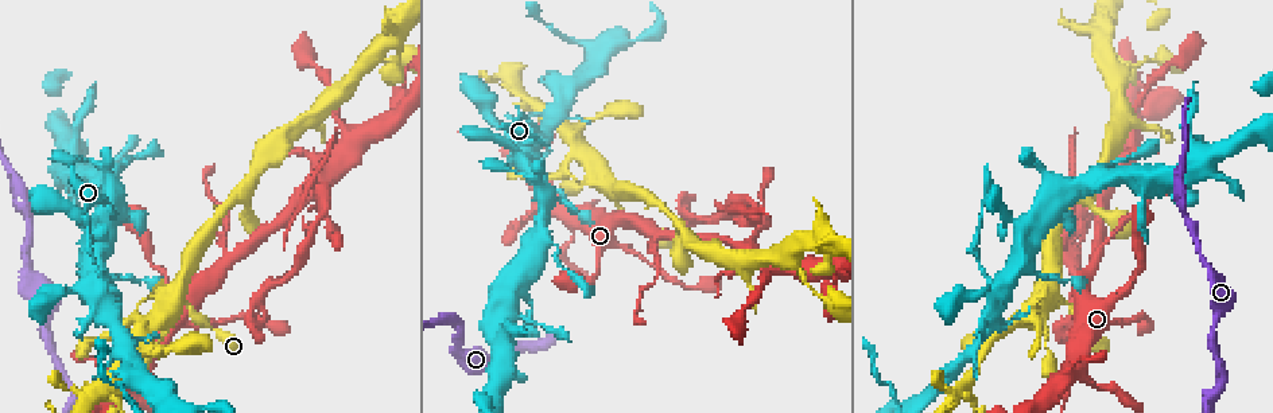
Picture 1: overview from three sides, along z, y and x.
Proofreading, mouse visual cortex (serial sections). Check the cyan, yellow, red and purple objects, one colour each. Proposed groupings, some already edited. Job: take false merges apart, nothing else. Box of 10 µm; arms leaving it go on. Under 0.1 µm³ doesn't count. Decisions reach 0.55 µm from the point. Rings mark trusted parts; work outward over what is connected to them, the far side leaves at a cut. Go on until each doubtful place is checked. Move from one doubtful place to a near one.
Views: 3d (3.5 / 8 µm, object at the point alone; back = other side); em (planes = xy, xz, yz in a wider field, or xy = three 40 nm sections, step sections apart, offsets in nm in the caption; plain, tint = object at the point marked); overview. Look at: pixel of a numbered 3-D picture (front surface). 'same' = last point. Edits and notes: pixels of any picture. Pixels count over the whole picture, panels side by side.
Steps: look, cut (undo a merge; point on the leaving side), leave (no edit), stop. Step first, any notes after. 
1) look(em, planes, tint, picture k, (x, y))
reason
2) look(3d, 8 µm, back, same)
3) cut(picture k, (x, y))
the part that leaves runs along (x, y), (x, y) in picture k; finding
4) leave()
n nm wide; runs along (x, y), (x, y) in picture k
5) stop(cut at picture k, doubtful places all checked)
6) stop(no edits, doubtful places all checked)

look(em, planes, tint, picture 1, (99, 289))
sharp bend

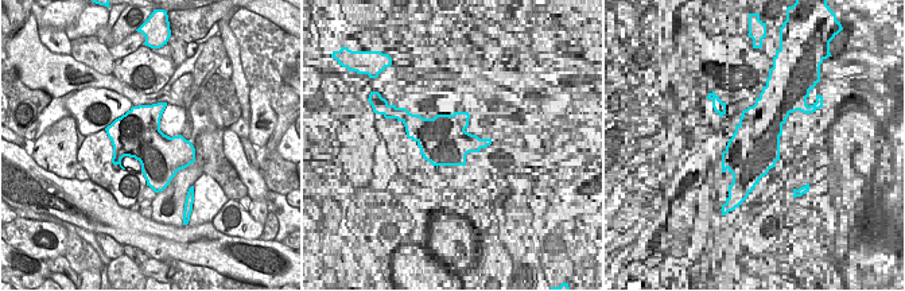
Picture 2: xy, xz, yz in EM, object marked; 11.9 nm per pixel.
look(3d, 3.5 µm, same)
see where the arms go

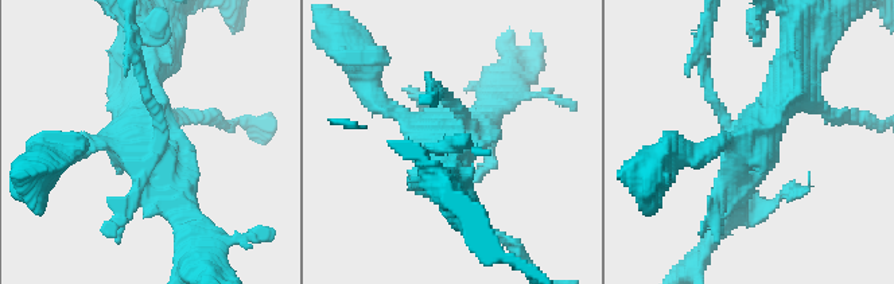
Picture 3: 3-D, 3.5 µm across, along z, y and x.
leave()
runs along (444, 93), (444, 182) in picture 3; continuous, no second cell

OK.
look(3d, 8 µm, picture 1, (536, 110))
sharp bend

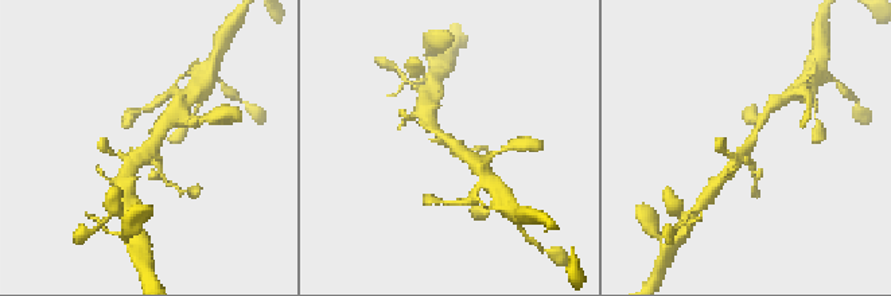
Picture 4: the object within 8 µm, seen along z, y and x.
look(em, xy, step 2, tint, same)
3 arms; arms of 150, 250, 250 nm

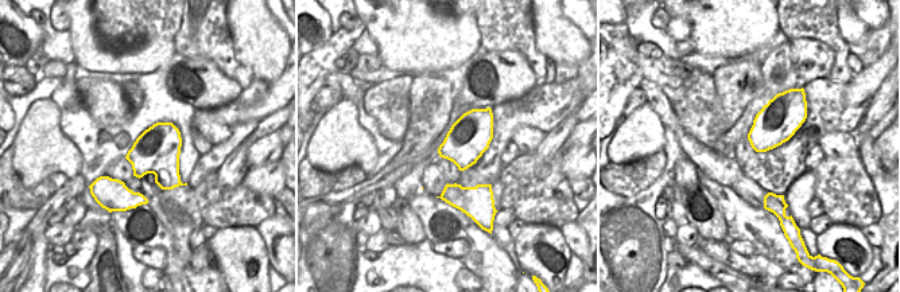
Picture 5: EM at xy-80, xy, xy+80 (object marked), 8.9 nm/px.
leave()
380 nm wide; runs along (171, 116), (140, 160), (127, 172) in picture 4; continuous, no second cell

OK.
look(3d, 8 µm, back, picture 1, (1104, 192))
small branch off a trunk

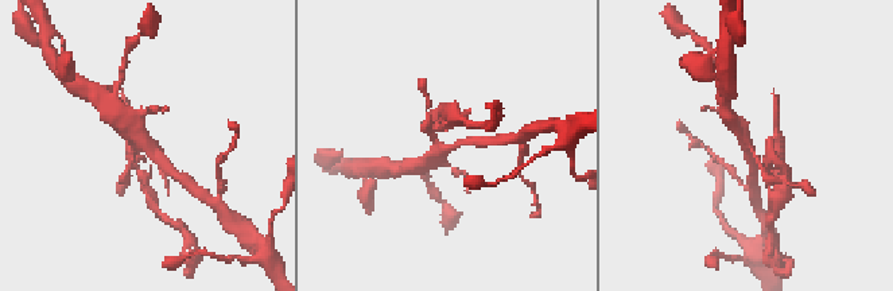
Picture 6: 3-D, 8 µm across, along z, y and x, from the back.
look(em, planes, tint, same)
3 arms; arms of 100, 250, 350 nm; shape alone is not enough

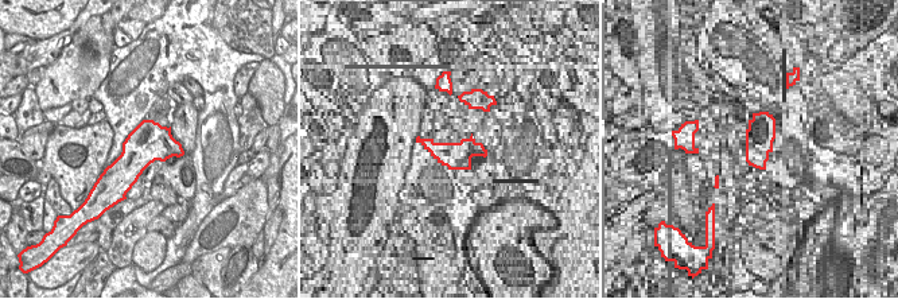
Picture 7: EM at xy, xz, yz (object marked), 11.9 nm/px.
leave()
480 nm wide; runs along (173, 173), (123, 119) in picture 6; one cell here

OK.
look(3d, 3.5 µm, picture 1, (326, 211))
arms part here

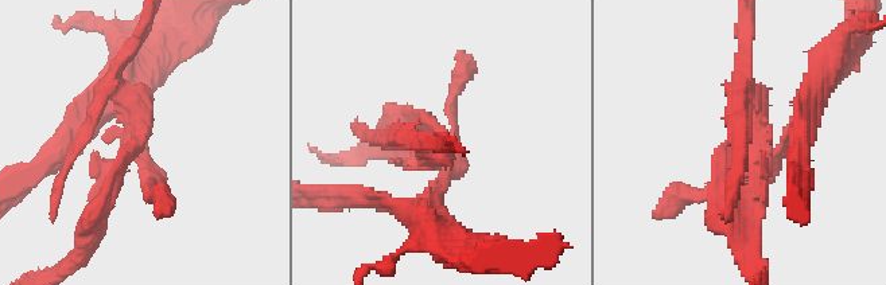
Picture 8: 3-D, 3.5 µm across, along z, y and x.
look(em, xy, step 5, tint, picture 8, (139, 135))
now the EM

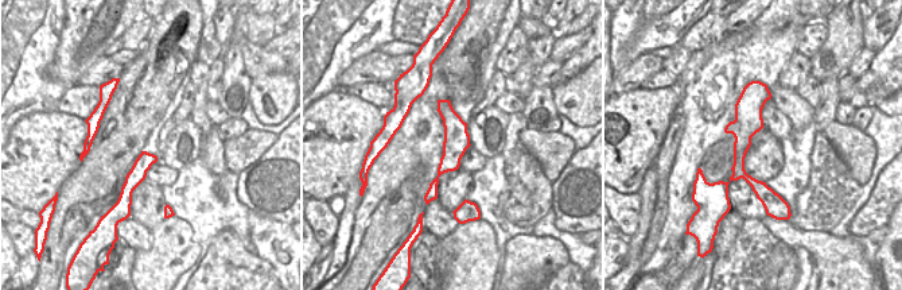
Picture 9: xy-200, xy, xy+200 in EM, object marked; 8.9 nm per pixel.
leave()
runs along (747, 93), (739, 170), (774, 197) in picture 9; continuous, no second cell

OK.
stop(no edits, doubtful places all checked)

